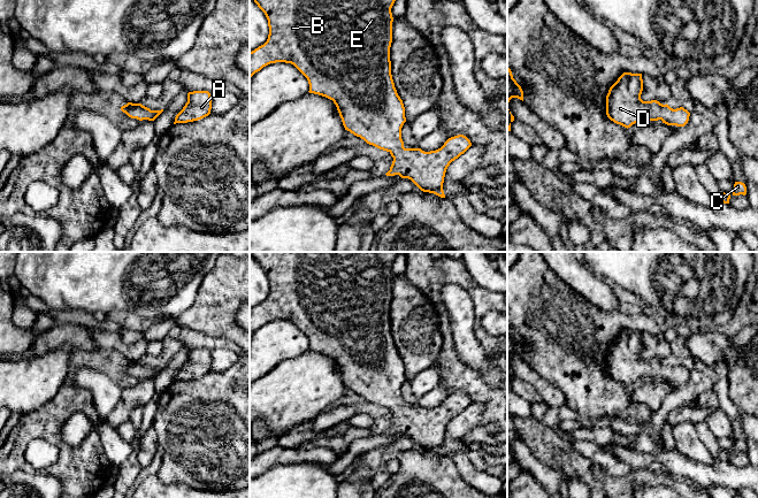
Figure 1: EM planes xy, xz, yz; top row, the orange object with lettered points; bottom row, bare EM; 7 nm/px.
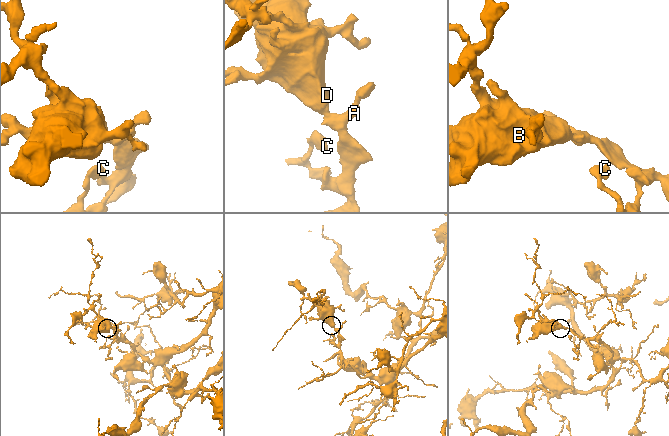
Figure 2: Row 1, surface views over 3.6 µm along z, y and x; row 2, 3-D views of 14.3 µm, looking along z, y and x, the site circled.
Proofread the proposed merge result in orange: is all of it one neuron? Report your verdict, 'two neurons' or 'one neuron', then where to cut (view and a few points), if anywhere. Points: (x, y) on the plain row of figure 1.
one neuron; no cut

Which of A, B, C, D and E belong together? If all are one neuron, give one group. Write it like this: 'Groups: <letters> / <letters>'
Groups: A B C D E

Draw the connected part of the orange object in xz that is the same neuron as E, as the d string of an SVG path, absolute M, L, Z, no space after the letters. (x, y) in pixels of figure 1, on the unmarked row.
M250 252L250 255L265 270L269 284L267 299L250 309L250 336L270 321L293 322L307 336L309 351L334 359L345 388L391 412L393 419L386 434L399 432L411 437L421 449L445 455L443 440L446 427L472 400L466 393L458 392L449 396L436 408L404 405L401 385L406 380L405 365L395 345L390 319L393 279L391 266L397 252Z

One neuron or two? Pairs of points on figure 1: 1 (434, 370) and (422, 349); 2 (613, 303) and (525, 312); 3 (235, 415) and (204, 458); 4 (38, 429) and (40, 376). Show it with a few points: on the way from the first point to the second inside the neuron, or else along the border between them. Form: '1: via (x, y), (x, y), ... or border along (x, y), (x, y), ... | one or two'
1: border along (434, 362), (410, 380) | two
2: border along (573, 289), (600, 308), (621, 309) | two
3: via (228, 426), (206, 447) | one
4: border along (59, 389), (48, 401), (23, 414) | two

